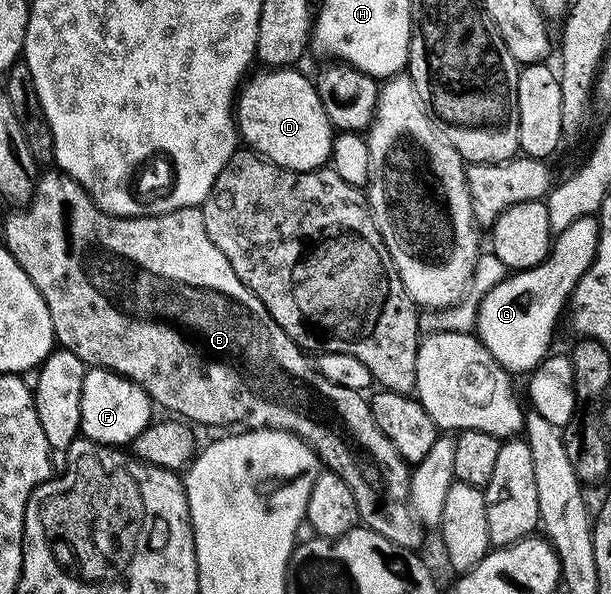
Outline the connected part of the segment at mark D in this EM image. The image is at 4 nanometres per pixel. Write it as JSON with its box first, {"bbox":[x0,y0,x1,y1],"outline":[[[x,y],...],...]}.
{"bbox":[234,66,336,172],"outline":[[[291,66],[258,70],[262,72],[251,75],[236,97],[234,118],[241,143],[249,151],[285,168],[307,172],[329,161],[336,132],[330,127],[328,114],[324,114],[315,81],[298,70]]]}

